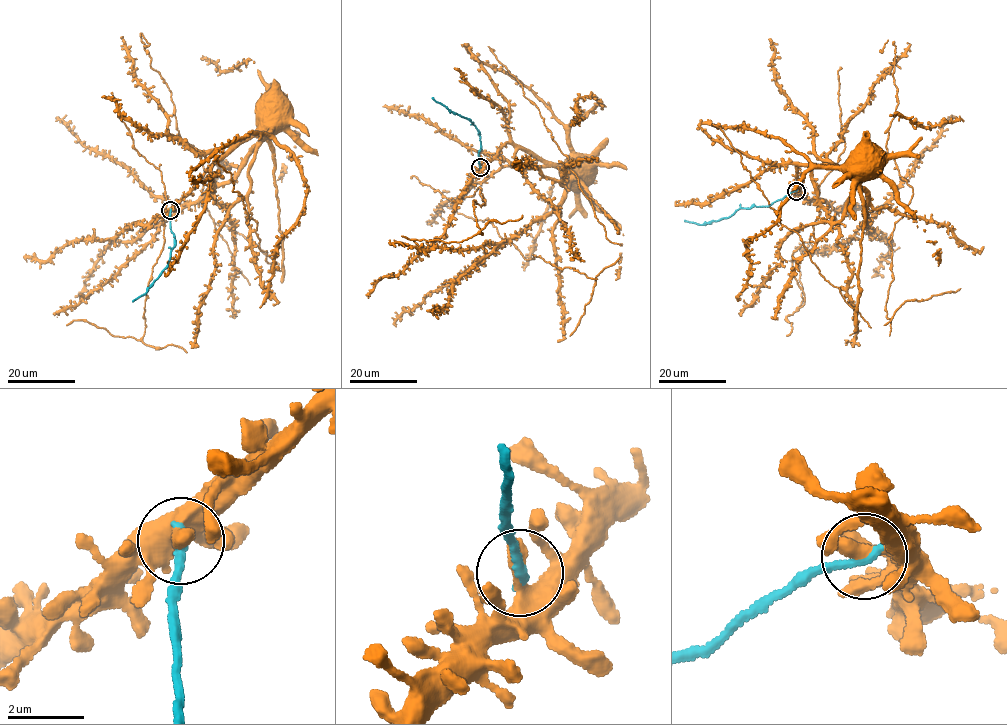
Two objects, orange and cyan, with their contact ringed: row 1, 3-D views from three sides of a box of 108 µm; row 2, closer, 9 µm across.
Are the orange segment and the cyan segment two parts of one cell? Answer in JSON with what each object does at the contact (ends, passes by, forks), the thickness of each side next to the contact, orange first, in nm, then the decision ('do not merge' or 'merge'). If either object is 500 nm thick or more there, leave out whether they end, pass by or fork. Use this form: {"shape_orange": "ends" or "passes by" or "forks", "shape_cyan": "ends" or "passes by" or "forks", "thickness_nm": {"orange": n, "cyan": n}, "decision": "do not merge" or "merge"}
{"shape_orange": "ends", "shape_cyan": "ends", "thickness_nm": {"orange": 480, "cyan": 280}, "decision": "do not merge"}

